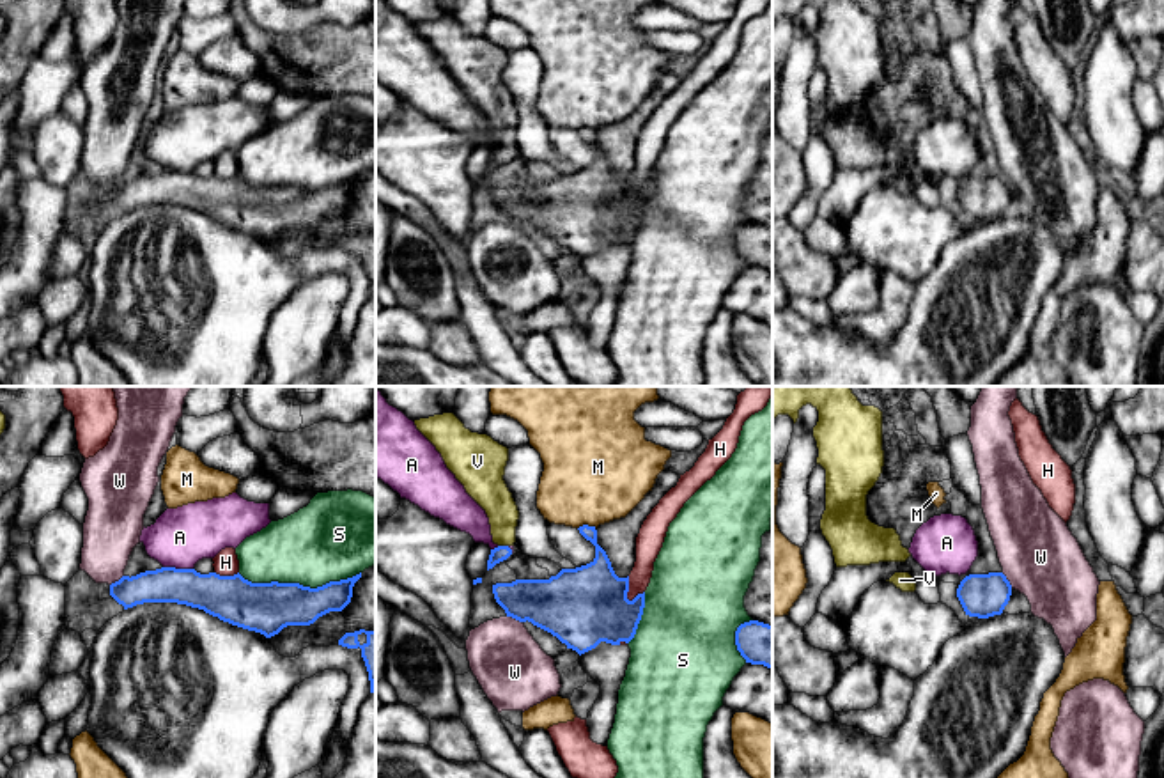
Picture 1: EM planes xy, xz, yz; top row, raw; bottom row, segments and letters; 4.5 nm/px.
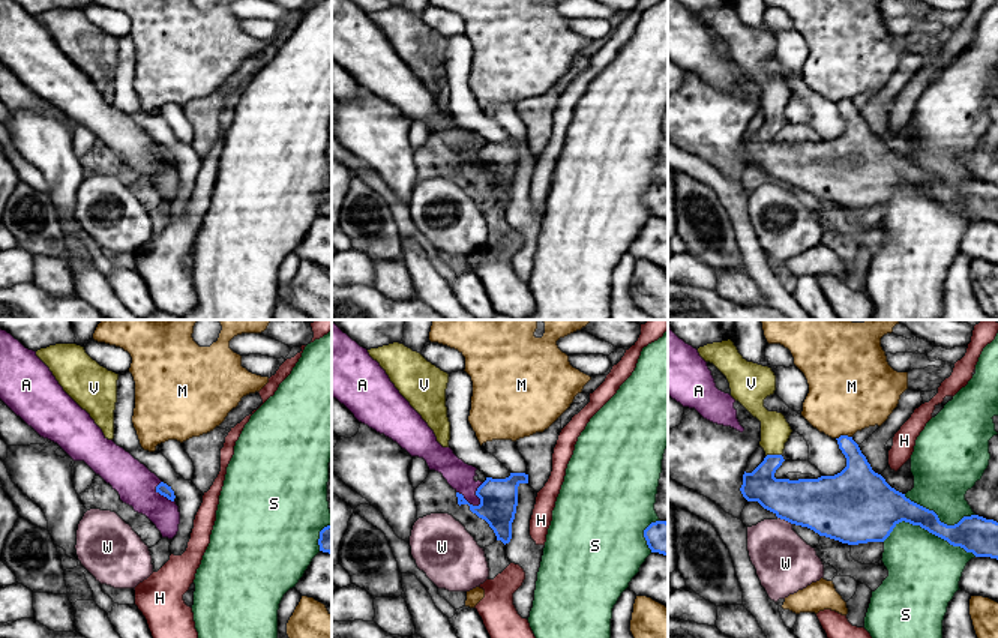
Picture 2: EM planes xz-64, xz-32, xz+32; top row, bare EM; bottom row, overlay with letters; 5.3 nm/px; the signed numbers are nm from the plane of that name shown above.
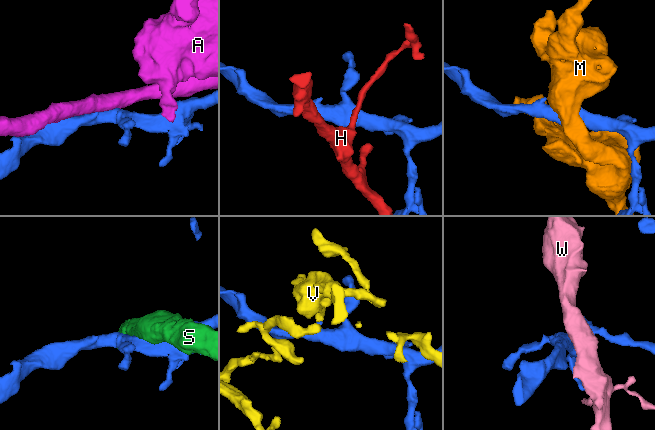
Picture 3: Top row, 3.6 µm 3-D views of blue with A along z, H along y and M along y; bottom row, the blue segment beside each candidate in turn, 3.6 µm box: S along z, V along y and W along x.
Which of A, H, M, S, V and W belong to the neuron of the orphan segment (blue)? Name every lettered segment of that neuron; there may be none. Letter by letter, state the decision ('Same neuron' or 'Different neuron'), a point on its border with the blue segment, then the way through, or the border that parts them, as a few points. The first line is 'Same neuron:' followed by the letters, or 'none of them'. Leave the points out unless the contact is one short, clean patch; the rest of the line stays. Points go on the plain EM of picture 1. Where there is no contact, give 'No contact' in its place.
Same neuron: V
A: Different neuron. Touches blue at xy (178, 172)
H: Different neuron. Touches blue at xz (628, 192). Boundary: xz (628, 179), (628, 201), (631, 204)
M: Different neuron. Touches blue at xz (587, 128)
S: Different neuron. Touches blue at xy (298, 186)
V: Same neuron. Touches blue at xz (504, 149). Path across: xz (500, 156), (504, 149), (504, 117), (491, 96)
W: Different neuron. Touches blue at xz (514, 220). Boundary: xz (507, 218), (521, 225)

